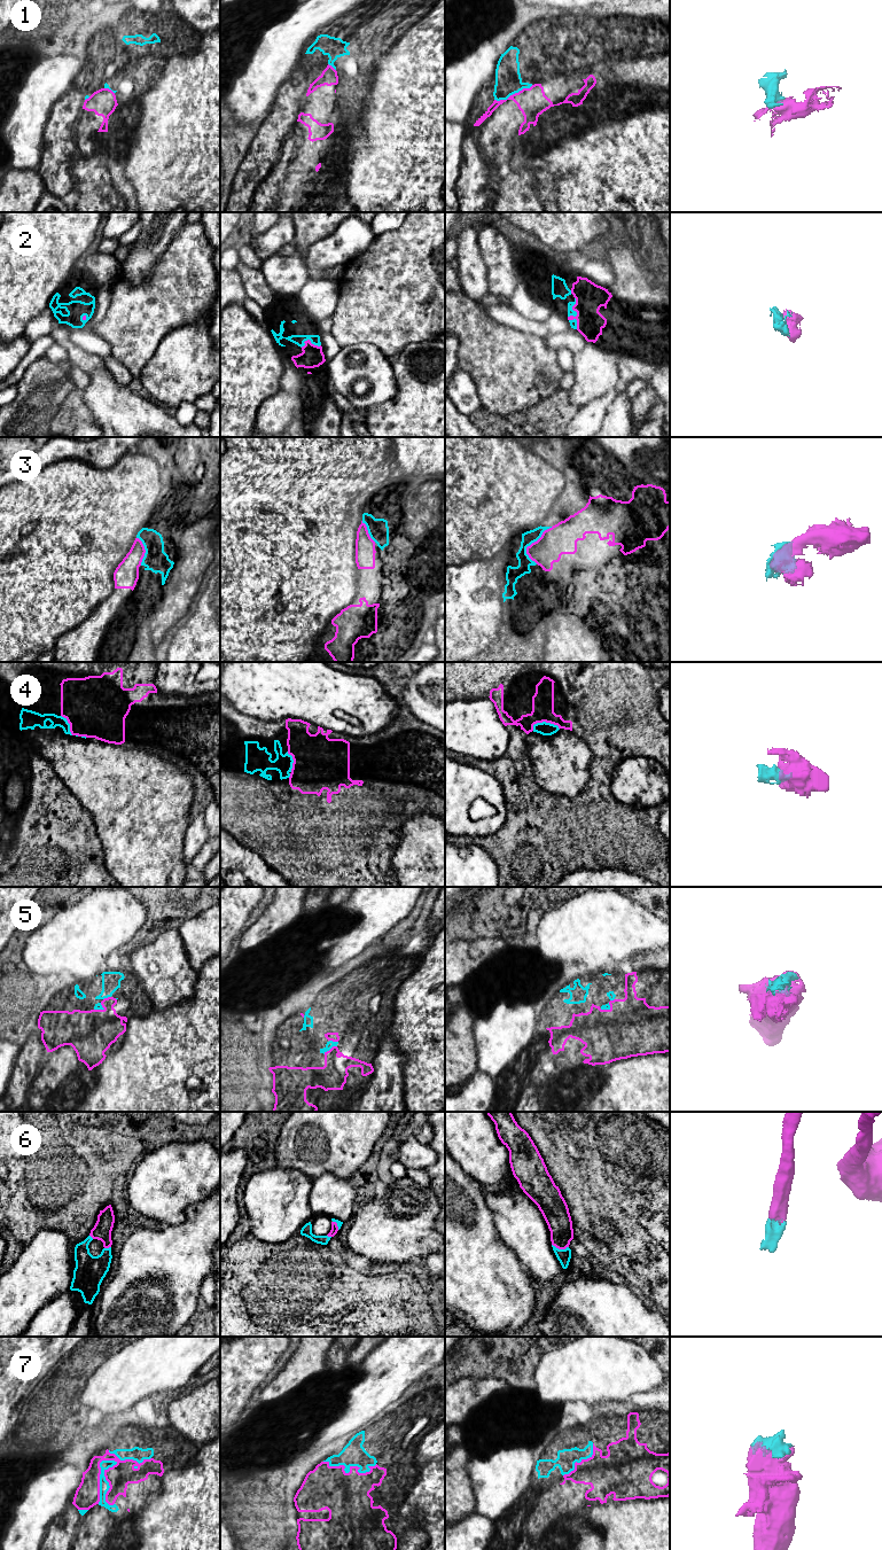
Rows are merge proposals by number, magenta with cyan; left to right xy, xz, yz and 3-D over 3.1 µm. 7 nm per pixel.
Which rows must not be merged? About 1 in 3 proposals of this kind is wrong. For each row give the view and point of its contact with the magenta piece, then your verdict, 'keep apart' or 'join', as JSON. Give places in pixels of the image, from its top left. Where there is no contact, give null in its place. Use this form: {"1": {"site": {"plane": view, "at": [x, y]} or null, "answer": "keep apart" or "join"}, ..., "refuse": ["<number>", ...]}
{"1": {"site": {"plane": "yz", "at": [513, 94]}, "answer": "keep apart"}, "2": {"site": {"plane": "yz", "at": [577, 313]}, "answer": "join"}, "3": {"site": {"plane": "yz", "at": [532, 543]}, "answer": "keep apart"}, "4": {"site": {"plane": "yz", "at": [546, 722]}, "answer": "join"}, "5": {"site": {"plane": "xz", "at": [330, 1049]}, "answer": "keep apart"}, "6": {"site": {"plane": "yz", "at": [560, 1248]}, "answer": "join"}, "7": {"site": {"plane": "xy", "at": [104, 1475]}, "answer": "keep apart"}, "refuse": ["1", "3", "5", "7"]}

